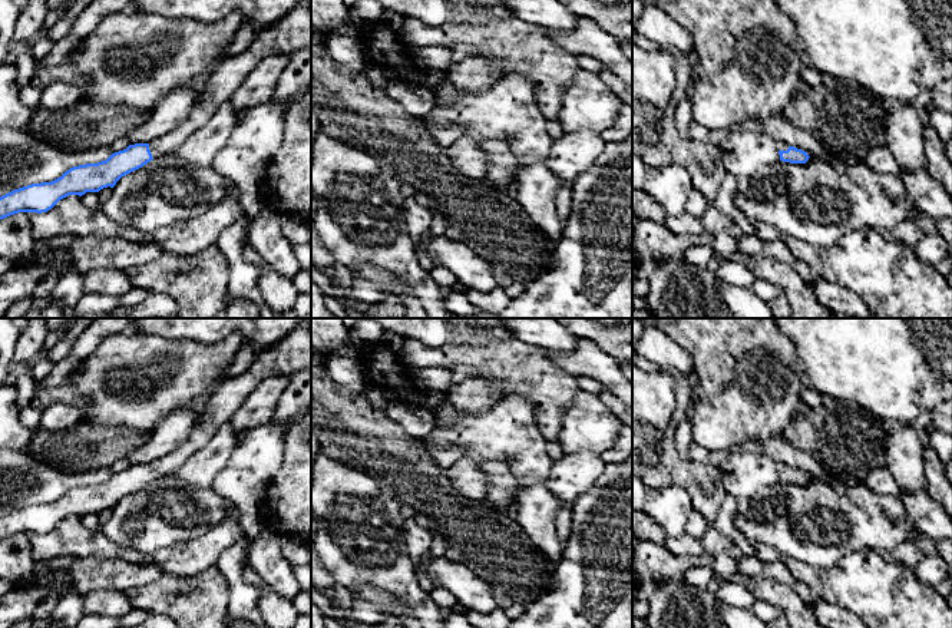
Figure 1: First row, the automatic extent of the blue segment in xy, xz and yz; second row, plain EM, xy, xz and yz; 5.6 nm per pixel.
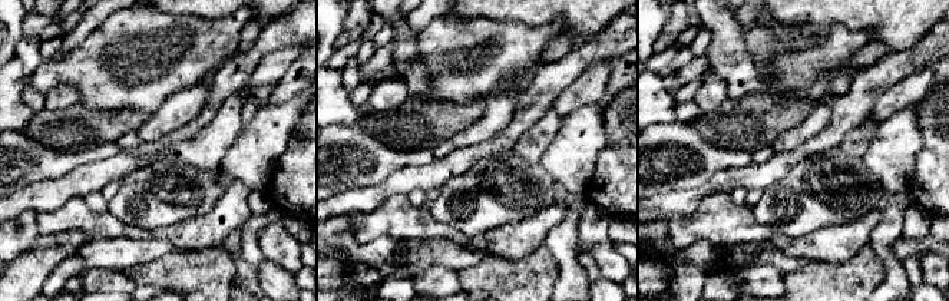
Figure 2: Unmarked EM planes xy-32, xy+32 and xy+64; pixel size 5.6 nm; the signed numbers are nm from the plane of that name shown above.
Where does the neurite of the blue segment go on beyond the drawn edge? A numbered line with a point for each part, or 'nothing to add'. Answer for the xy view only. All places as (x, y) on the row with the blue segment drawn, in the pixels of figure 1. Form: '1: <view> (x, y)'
1: xy (291, 33)

